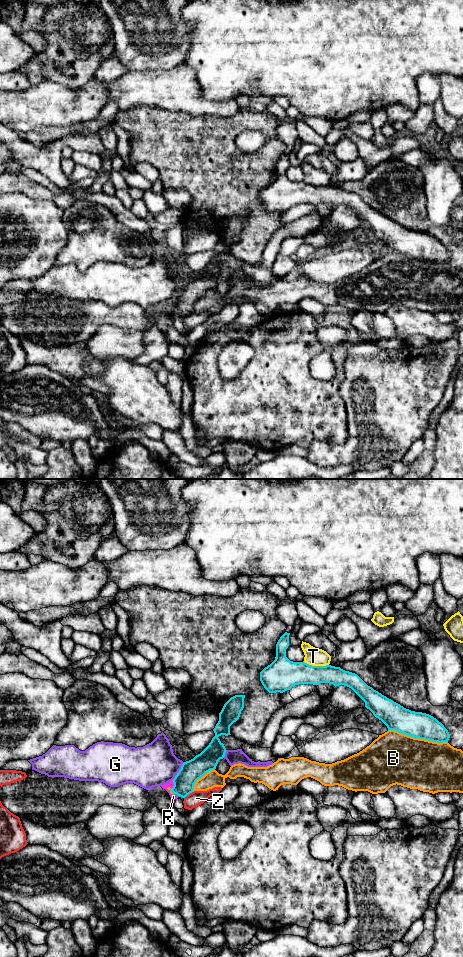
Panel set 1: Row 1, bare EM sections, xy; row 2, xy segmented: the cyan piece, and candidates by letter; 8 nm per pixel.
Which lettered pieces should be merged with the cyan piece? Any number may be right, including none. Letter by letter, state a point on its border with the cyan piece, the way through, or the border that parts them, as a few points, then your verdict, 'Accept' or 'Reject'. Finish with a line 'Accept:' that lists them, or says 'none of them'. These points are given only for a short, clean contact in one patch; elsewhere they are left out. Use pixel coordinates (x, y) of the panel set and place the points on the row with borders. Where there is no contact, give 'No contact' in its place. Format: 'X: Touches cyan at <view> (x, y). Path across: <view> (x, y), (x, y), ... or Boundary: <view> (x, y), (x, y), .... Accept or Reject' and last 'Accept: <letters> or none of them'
B: Touches cyan at xy (418, 737). Reject
G: Touches cyan at xy (179, 771). Reject
R: Touches cyan at xy (174, 784). Boundary: xy (172, 780), (173, 785), (170, 788). Reject
T: Touches cyan at xy (316, 666). Reject
Z: Touches cyan at xy (188, 794). Reject
Accept: none of them

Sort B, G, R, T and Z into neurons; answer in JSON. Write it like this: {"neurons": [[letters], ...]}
{"neurons": [["B", "R"], ["G"], ["T"], ["Z"]]}

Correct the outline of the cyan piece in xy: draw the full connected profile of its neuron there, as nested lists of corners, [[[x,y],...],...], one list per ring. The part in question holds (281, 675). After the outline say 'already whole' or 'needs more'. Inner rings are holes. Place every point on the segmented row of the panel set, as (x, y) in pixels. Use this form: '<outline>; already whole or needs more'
[[[285,632],[280,637],[276,644],[275,660],[260,672],[260,681],[269,693],[283,693],[299,684],[318,685],[320,683],[329,683],[333,684],[335,687],[344,685],[351,688],[365,702],[365,707],[369,709],[376,718],[381,720],[387,726],[388,730],[395,730],[414,738],[438,743],[448,742],[450,734],[444,725],[436,718],[426,713],[415,712],[404,708],[368,686],[357,674],[331,665],[312,666],[304,661],[290,661],[286,657],[286,649],[289,646],[289,635],[290,633]]]; already whole

